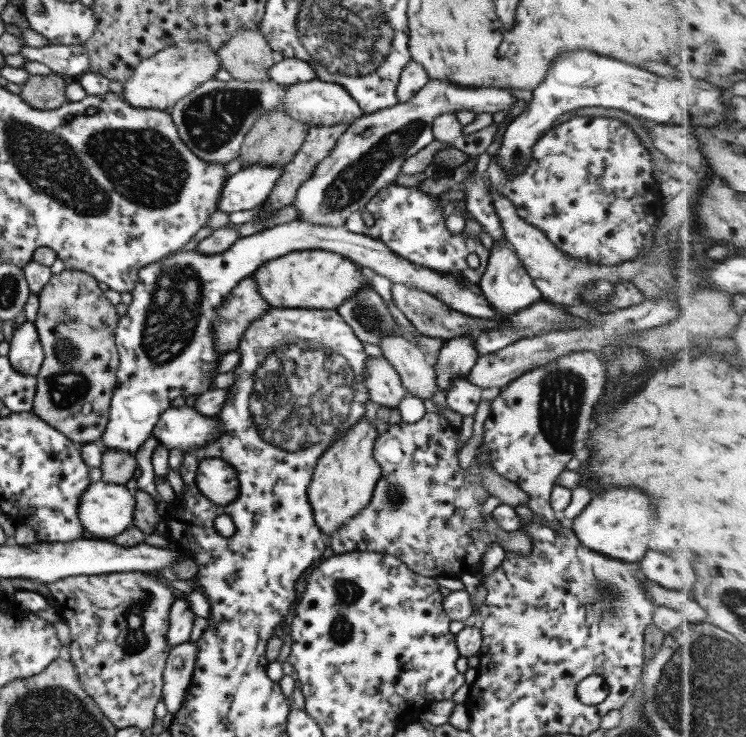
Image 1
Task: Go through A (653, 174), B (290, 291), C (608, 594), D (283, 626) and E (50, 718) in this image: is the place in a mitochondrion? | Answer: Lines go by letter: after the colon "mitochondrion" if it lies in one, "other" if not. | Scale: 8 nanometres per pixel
A: other
B: other
C: mitochondrion
D: other
E: mitochondrion

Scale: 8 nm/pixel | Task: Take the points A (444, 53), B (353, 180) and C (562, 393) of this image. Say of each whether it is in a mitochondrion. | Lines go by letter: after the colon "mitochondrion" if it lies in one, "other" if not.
A: other
B: mitochondrion
C: mitochondrion

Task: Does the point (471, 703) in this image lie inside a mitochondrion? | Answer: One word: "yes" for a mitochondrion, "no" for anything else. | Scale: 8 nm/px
no

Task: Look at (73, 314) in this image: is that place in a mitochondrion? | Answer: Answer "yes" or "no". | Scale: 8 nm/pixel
no

